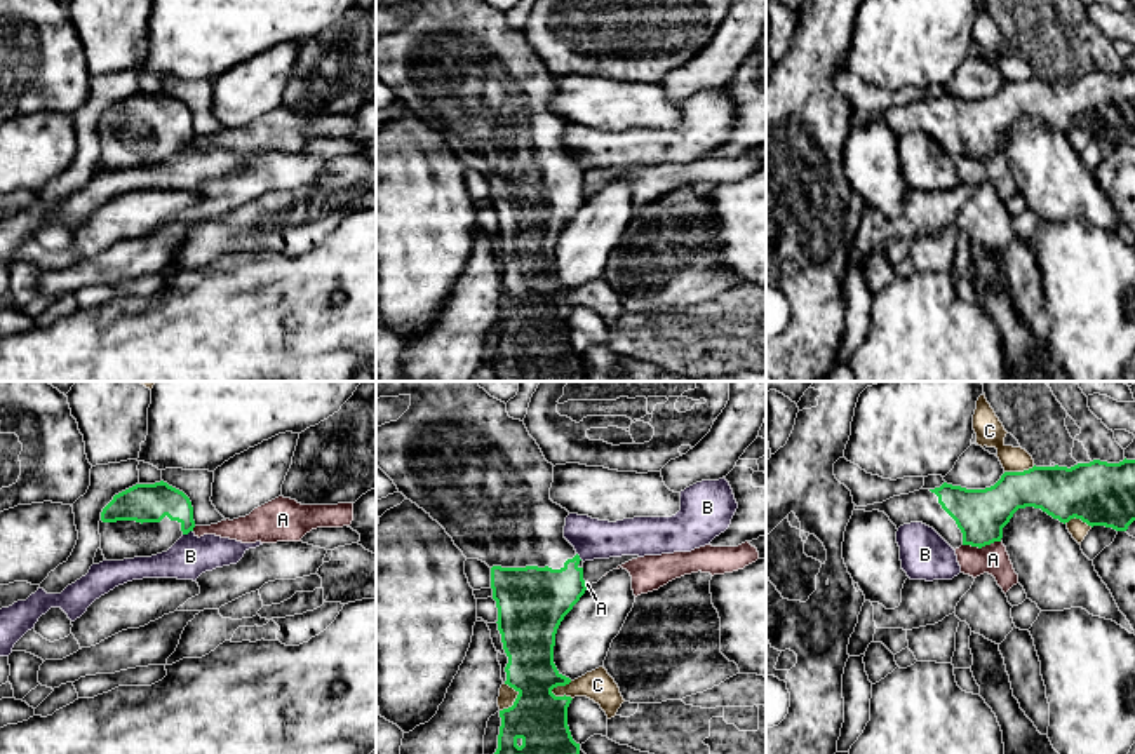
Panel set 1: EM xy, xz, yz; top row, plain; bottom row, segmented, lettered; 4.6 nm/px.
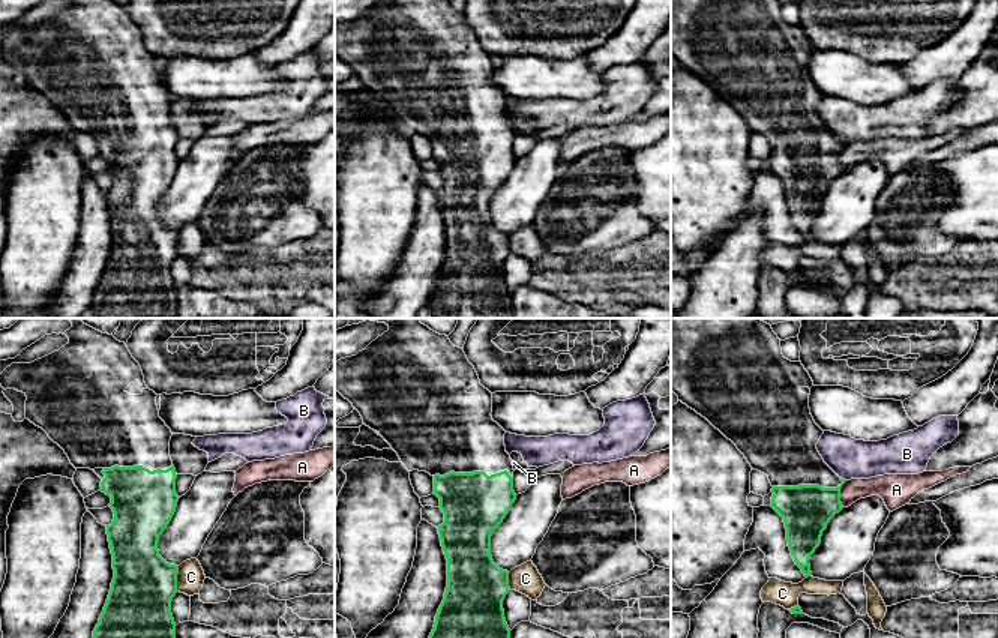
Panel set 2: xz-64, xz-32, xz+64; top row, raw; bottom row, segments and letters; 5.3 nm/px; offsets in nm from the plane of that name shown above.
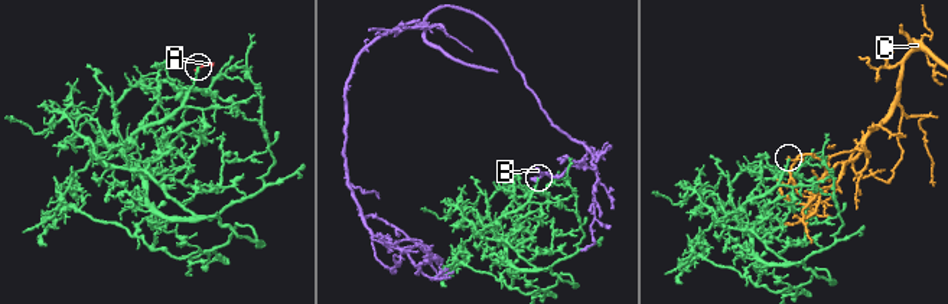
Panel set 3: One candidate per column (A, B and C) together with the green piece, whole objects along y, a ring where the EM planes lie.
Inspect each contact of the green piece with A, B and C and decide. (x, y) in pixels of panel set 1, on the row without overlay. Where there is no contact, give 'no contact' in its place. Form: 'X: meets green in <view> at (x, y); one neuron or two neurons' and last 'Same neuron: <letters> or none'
A: meets green in yz at (980, 157); two neurons
B: meets green in xy at (187, 143); two neurons
C: meets green in xz at (561, 295); two neurons
Same neuron: none

